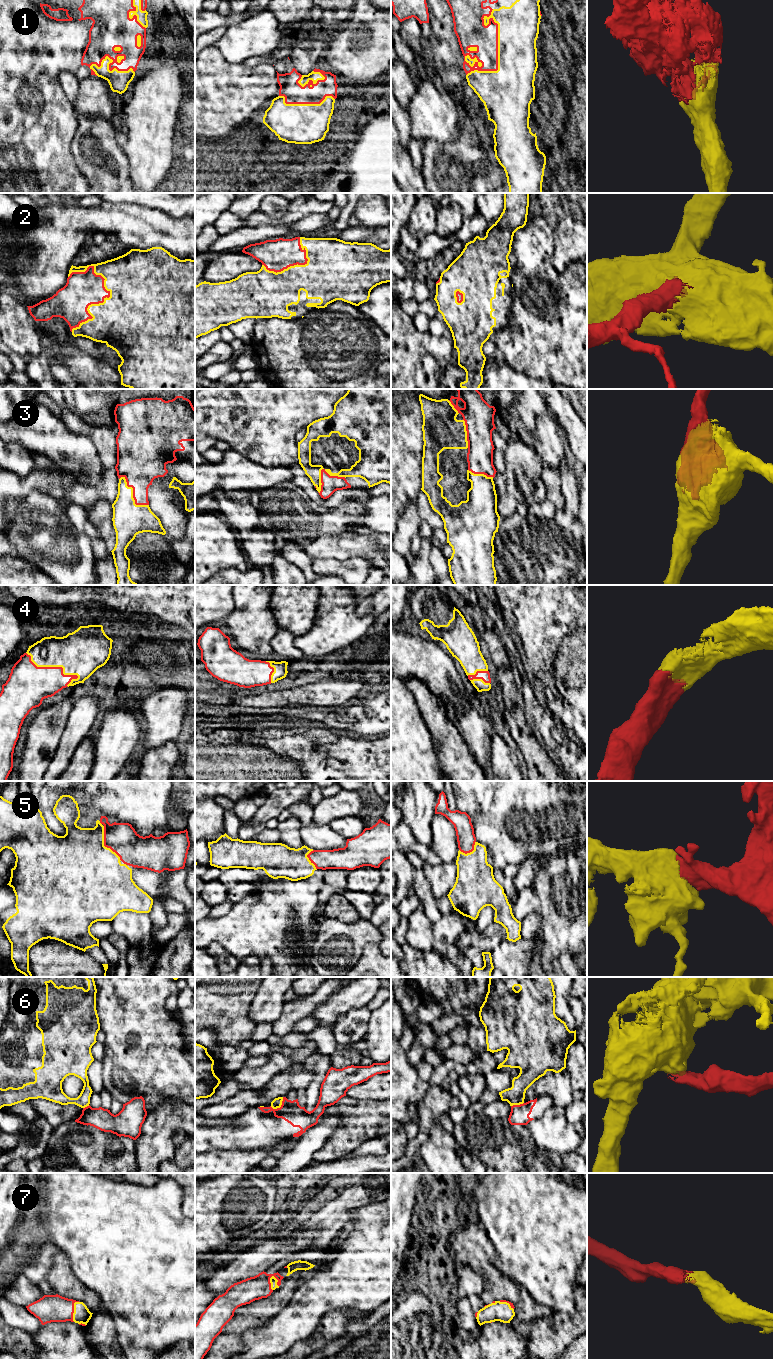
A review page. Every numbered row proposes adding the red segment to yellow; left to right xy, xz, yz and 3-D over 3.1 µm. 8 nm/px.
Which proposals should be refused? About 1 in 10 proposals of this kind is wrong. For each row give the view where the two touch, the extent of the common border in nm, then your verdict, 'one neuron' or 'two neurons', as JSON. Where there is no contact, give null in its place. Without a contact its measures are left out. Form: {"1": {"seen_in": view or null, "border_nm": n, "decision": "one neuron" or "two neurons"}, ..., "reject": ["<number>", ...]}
{"1": {"seen_in": "yz", "border_nm": 600, "decision": "one neuron"}, "2": {"seen_in": "xy", "border_nm": 550, "decision": "one neuron"}, "3": {"seen_in": "xy", "border_nm": 320, "decision": "one neuron"}, "4": {"seen_in": "xy", "border_nm": 460, "decision": "one neuron"}, "5": {"seen_in": "xy", "border_nm": 320, "decision": "one neuron"}, "6": {"seen_in": "xz", "border_nm": 130, "decision": "two neurons"}, "7": {"seen_in": "xz", "border_nm": 130, "decision": "one neuron"}, "reject": ["6"]}

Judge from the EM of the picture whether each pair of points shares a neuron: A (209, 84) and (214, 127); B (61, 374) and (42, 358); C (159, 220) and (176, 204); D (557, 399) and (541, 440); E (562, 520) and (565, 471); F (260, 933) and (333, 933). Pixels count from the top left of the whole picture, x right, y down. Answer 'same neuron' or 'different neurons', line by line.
A: same neuron
B: different neurons
C: different neurons
D: different neurons
E: same neuron
F: different neurons

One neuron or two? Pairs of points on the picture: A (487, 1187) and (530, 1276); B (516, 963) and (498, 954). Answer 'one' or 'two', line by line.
A: one
B: one

